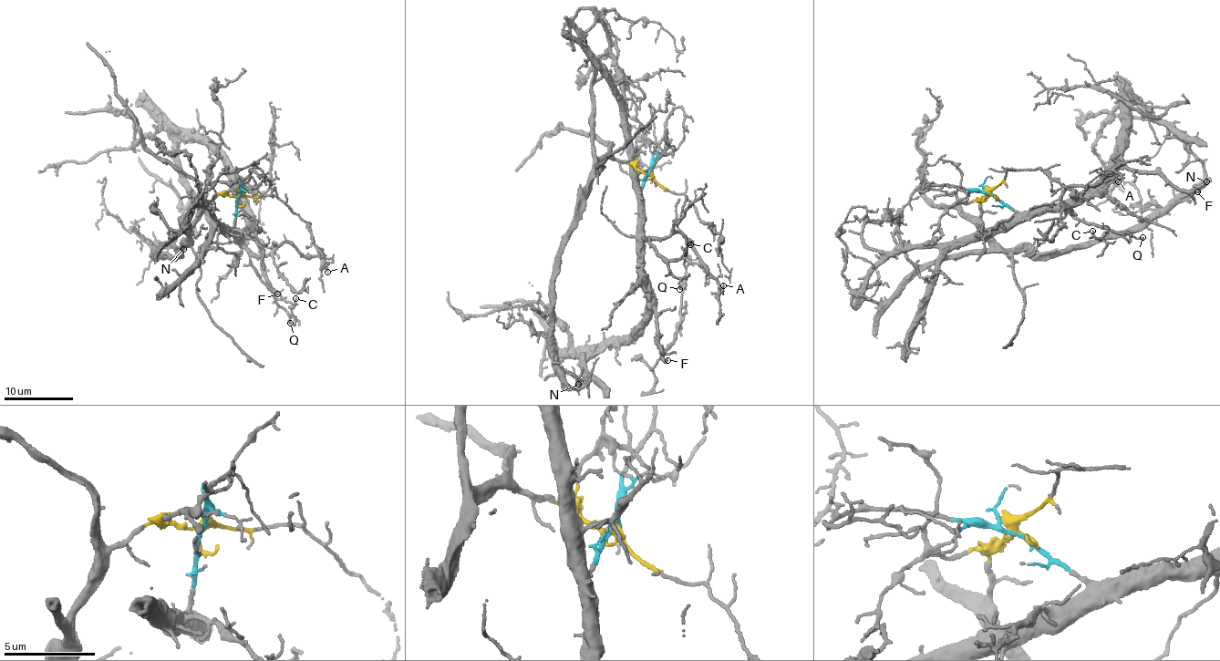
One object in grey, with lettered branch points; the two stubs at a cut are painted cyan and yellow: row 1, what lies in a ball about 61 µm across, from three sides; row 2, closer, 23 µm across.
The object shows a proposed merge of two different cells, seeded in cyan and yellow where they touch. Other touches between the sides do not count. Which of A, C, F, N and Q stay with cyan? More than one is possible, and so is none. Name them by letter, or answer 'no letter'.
A, C, F, Q

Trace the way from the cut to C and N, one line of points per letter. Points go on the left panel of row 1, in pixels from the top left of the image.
C: (239, 198), (234, 227), (254, 271), (294, 306), (296, 298)
N: (239, 198), (217, 195), (203, 207), (181, 257), (156, 260), (158, 248), (167, 244), (184, 249)

